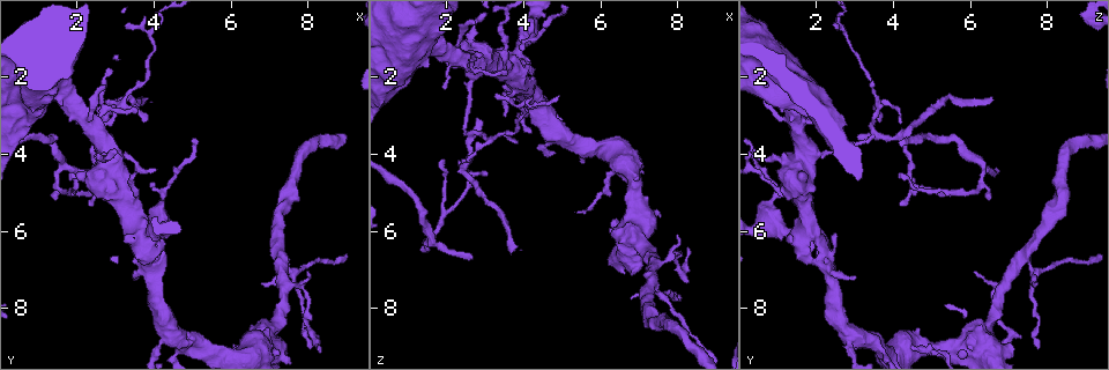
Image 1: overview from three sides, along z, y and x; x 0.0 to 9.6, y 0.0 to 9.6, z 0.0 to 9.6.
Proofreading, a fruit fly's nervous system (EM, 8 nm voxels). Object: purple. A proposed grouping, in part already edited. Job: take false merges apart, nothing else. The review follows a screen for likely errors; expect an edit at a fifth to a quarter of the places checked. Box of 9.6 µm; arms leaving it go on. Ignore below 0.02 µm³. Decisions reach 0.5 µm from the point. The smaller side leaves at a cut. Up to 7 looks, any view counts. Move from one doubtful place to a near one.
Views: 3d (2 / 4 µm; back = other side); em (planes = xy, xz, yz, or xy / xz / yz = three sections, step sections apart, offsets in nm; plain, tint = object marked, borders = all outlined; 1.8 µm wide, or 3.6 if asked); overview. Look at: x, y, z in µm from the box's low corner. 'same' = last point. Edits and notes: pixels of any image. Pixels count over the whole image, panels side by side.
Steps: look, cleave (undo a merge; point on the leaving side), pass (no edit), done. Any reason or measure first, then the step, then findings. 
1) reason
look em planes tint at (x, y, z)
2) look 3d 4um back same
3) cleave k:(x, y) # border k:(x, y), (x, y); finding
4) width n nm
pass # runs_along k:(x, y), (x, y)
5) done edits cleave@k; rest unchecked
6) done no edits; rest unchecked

closes a loop
look 3d 4um at (0.75, 2.55, 0.80)

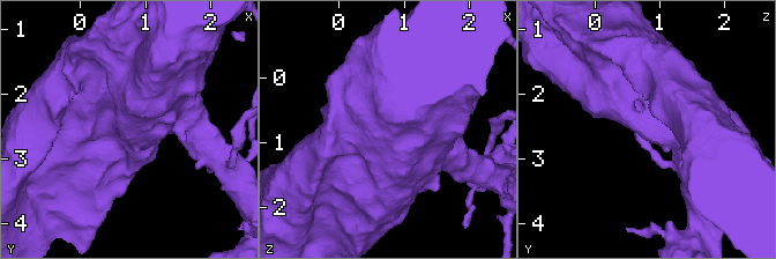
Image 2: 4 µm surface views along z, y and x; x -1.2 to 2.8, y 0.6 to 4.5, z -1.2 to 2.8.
need the tissue
look em 3.6um xz step 16 tint at (0.70, 2.55, 0.80)

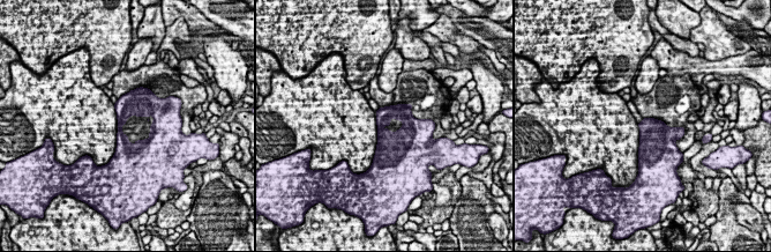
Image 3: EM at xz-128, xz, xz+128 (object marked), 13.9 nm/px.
pass # one neuron here

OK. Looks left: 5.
branch point
look em 3.6um xz step 4 tint at (2.80, 3.85, 1.65)

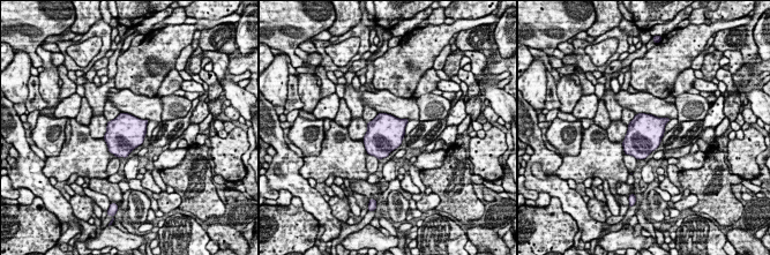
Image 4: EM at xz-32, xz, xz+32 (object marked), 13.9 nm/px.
pass # all the same neuron

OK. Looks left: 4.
abrupt turn
look 3d 2um back at (2.55, 3.55, 3.55)

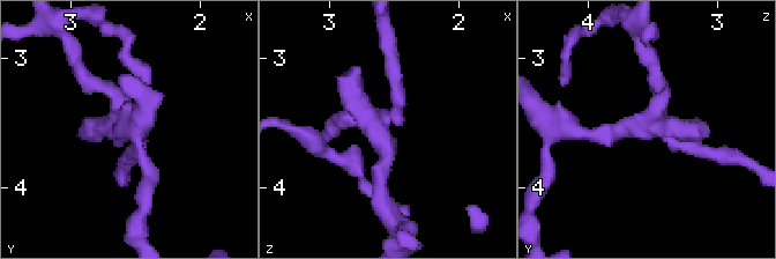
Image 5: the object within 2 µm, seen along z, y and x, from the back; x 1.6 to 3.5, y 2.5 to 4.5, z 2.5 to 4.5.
look em yz step 16 tint at (2.56, 3.52, 3.48)

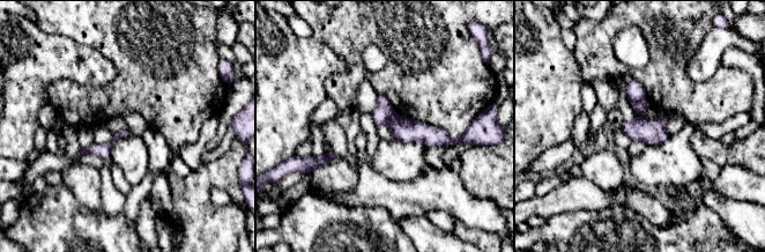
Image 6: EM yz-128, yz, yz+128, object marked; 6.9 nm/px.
look em planes tint same

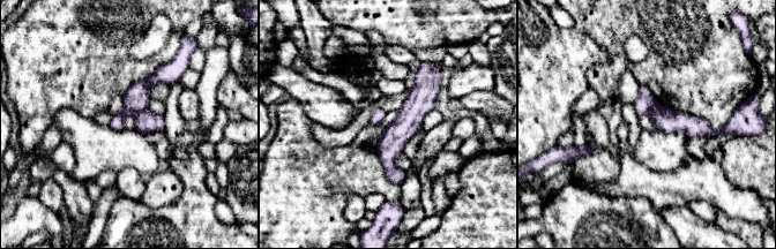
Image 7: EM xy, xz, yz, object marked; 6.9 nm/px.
pass # one neuron here

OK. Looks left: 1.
done no edits; rest unchecked

